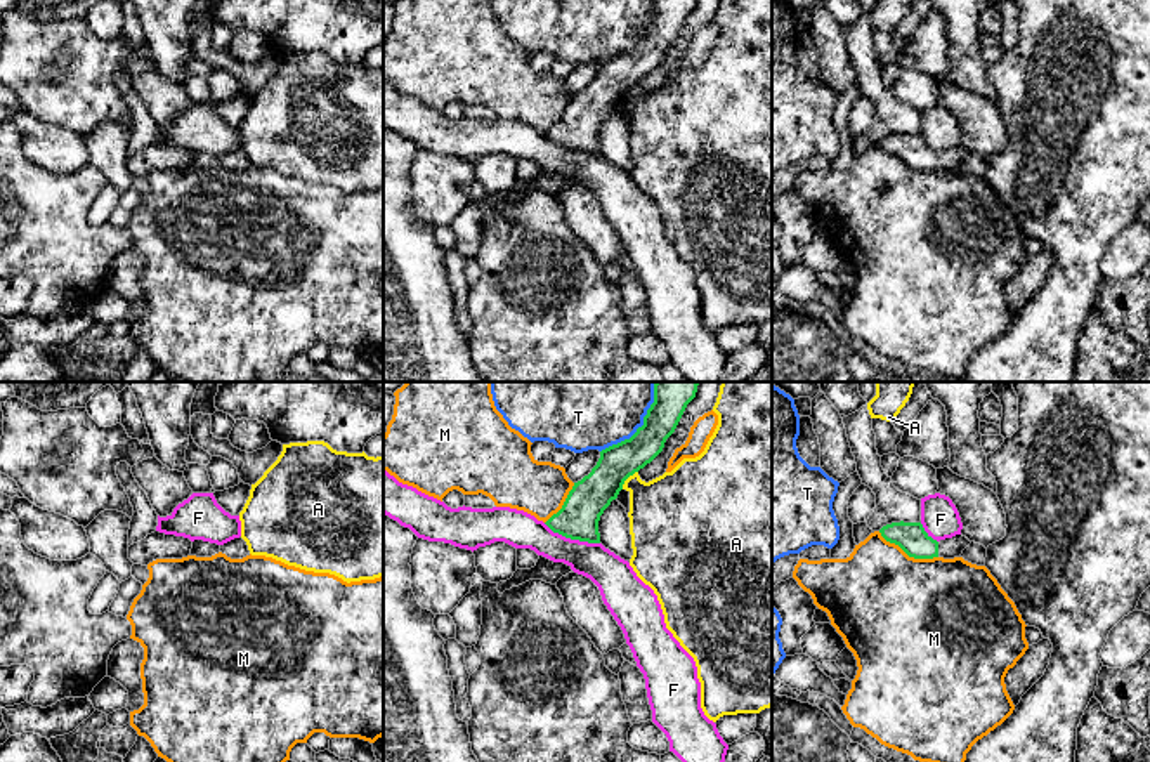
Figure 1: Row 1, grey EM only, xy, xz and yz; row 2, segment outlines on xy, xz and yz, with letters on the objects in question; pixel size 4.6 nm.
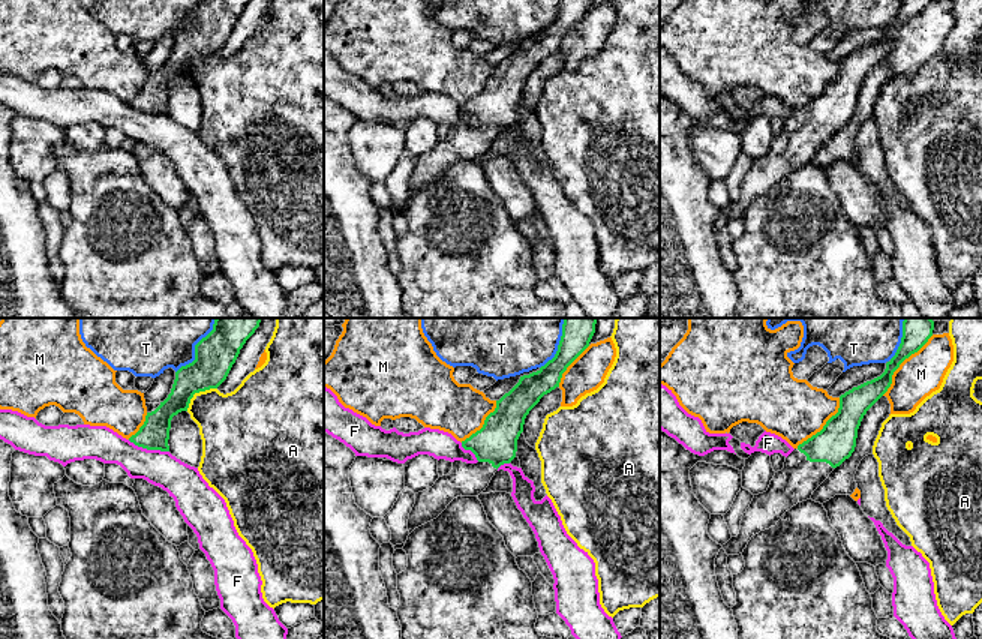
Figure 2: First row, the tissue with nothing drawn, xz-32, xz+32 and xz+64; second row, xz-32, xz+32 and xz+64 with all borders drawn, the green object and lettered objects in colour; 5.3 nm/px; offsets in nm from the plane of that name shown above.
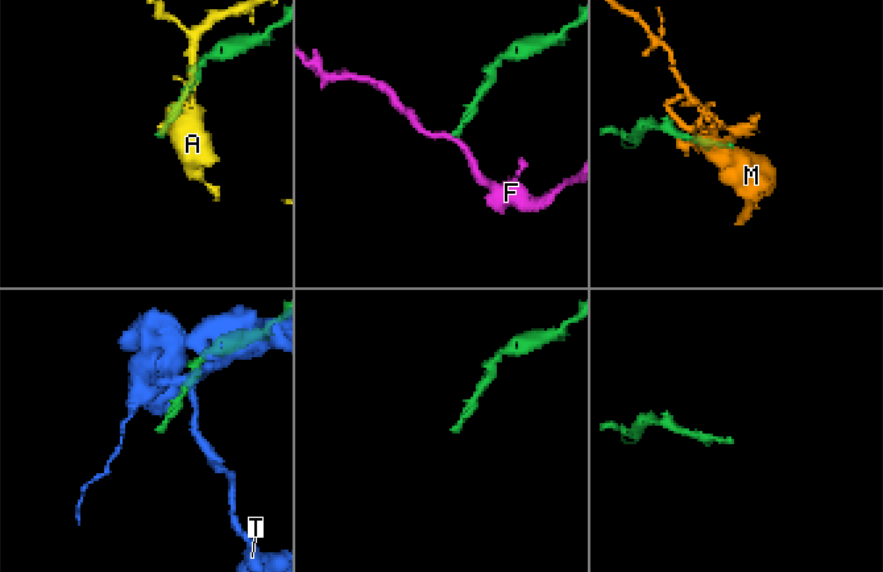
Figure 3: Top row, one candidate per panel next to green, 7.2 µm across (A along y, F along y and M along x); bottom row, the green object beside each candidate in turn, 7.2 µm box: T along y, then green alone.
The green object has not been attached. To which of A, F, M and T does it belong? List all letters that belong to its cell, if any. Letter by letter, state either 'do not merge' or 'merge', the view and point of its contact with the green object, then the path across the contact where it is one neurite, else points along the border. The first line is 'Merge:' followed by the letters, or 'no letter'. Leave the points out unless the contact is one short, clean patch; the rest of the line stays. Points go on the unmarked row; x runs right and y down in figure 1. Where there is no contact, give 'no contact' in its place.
Merge: no letter
A: do not merge; contact xz (627, 89)
F: do not merge; contact xz (571, 150)
M: do not merge; contact yz (908, 165)
T: do not merge; contact xz (639, 39)

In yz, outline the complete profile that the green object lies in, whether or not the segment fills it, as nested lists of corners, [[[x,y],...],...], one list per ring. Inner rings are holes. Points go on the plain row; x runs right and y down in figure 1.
[[[892,134],[883,137],[879,144],[886,153],[898,156],[914,170],[961,168],[963,161],[971,154],[963,146],[937,153],[925,142],[921,134]]]

